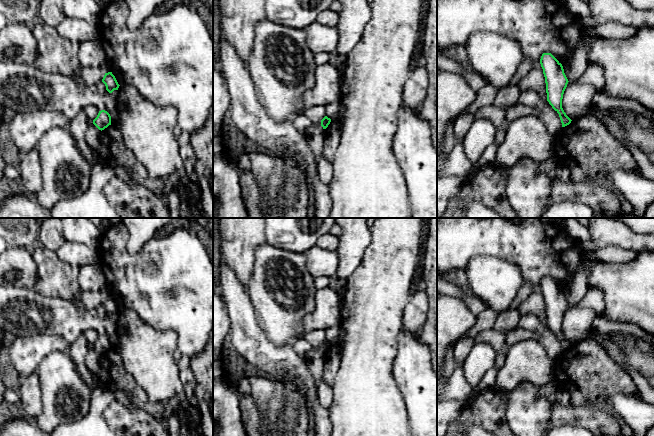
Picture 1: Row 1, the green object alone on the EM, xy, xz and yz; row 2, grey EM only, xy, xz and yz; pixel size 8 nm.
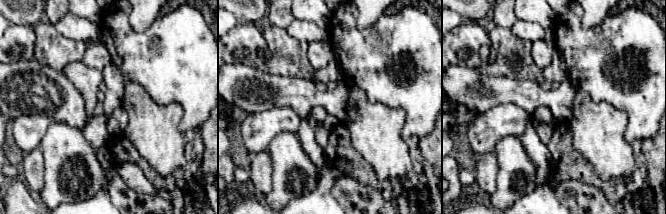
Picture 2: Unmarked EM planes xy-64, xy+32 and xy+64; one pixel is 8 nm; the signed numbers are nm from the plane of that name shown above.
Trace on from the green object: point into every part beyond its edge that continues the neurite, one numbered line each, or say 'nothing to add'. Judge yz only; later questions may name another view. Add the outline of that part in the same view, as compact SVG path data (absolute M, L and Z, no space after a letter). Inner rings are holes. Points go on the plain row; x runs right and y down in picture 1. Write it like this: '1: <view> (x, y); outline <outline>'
nothing to add

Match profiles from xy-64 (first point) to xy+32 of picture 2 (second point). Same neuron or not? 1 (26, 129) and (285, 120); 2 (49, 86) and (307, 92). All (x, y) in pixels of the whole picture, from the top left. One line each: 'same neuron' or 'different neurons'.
1: same neuron
2: same neuron

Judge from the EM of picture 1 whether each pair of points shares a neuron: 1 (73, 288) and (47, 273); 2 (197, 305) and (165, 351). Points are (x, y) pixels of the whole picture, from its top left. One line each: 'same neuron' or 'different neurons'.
1: same neuron
2: different neurons

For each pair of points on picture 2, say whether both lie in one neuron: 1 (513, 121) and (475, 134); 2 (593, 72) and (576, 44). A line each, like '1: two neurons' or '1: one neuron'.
1: one neuron
2: one neuron

